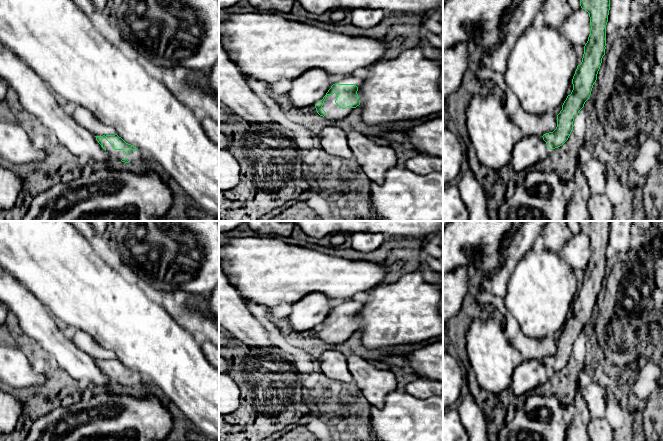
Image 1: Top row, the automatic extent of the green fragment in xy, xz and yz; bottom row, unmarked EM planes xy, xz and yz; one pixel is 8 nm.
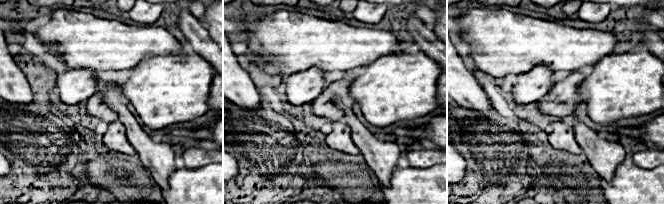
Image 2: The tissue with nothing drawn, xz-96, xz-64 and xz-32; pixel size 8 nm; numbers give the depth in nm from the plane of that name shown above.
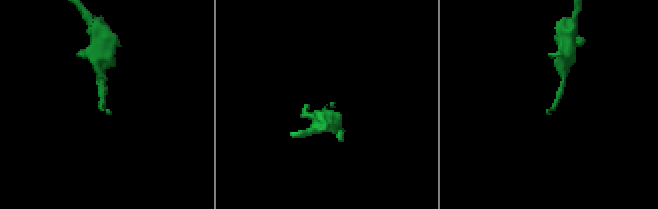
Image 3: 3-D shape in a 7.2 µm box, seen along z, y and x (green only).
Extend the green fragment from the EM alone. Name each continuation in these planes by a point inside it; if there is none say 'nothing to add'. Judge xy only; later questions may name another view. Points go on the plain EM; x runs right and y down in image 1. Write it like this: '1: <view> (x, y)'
1: xy (134, 380)

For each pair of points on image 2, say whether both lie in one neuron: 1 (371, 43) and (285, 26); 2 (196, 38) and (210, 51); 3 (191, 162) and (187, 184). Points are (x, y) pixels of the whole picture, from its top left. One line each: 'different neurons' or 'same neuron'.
1: same neuron
2: same neuron
3: different neurons

